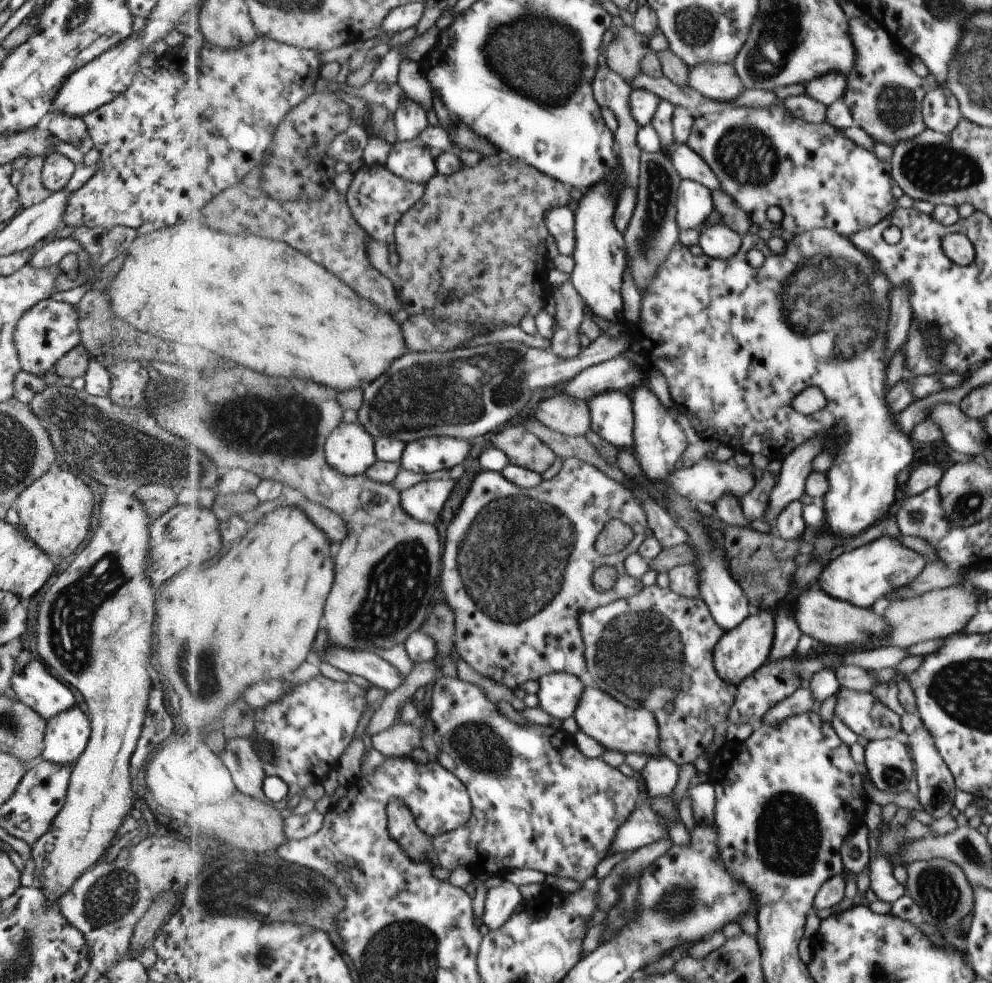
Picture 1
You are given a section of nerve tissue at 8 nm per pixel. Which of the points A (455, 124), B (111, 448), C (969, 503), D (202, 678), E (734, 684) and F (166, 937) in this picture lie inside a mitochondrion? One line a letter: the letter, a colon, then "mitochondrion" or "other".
A: other
B: mitochondrion
C: mitochondrion
D: mitochondrion
E: other
F: other

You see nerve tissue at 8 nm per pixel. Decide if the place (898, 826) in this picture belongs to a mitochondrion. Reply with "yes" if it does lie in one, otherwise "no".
no

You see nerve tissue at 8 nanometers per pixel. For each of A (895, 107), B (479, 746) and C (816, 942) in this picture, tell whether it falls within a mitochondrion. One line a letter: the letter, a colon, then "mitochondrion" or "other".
A: mitochondrion
B: mitochondrion
C: other

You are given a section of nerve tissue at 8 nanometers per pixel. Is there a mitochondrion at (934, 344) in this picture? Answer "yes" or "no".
yes

